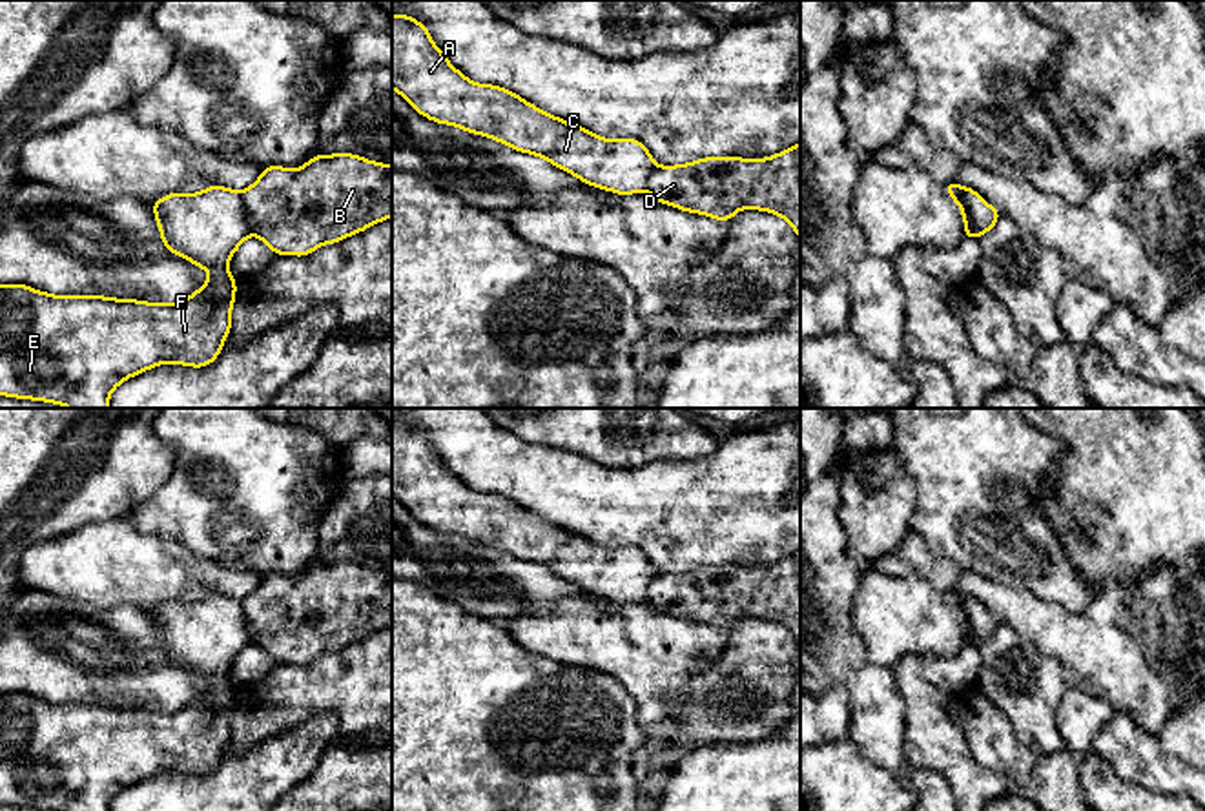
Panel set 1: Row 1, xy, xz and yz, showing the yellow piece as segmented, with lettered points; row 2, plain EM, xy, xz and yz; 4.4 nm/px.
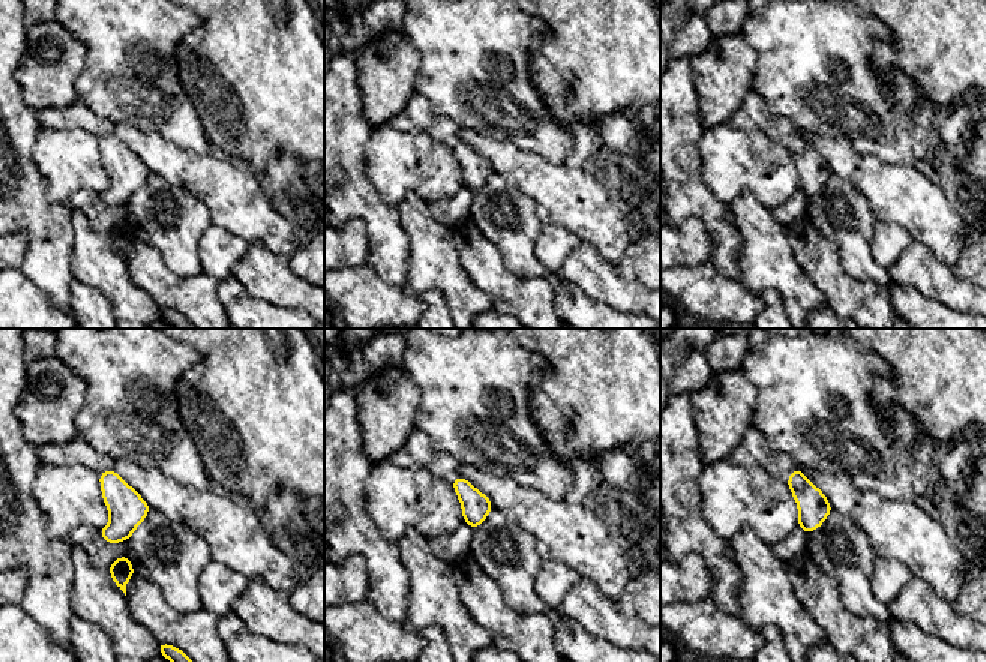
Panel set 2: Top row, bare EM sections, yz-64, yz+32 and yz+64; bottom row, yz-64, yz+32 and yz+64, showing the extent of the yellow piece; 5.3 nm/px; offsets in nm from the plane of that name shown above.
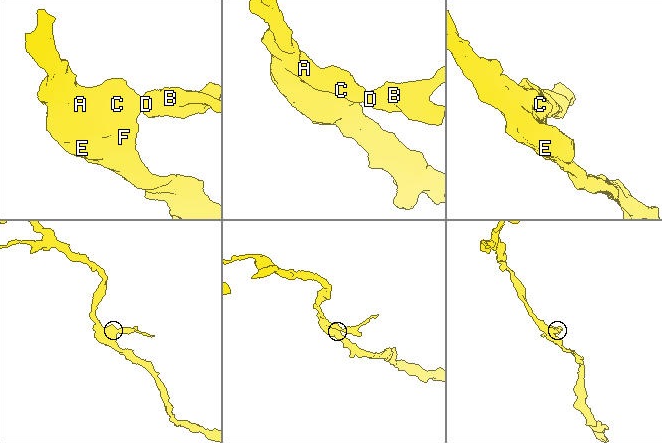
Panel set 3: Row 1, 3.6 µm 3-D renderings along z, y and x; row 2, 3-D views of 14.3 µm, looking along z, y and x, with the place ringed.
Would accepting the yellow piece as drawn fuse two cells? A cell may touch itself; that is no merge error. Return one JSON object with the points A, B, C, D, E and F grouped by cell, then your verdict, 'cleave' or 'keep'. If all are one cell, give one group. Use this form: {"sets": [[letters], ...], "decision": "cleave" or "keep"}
{"sets": [["A", "C", "E", "F"], ["B", "D"]], "decision": "cleave"}

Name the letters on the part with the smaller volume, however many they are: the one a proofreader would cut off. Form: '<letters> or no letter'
B, D

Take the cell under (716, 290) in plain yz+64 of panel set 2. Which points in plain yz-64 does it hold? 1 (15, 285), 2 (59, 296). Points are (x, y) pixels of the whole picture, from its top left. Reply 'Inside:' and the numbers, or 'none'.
Inside: 1

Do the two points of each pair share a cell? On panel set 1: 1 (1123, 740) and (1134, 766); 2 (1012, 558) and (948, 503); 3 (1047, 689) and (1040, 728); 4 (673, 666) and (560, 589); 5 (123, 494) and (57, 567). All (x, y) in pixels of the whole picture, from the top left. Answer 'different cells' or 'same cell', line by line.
1: same cell
2: same cell
3: same cell
4: different cells
5: different cells

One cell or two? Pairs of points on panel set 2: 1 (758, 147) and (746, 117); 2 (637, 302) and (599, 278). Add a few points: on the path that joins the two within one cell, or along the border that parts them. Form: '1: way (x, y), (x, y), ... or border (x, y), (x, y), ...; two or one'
1: border (727, 122), (746, 131), (760, 129), (785, 144); two
2: way (628, 296), (608, 285); one

